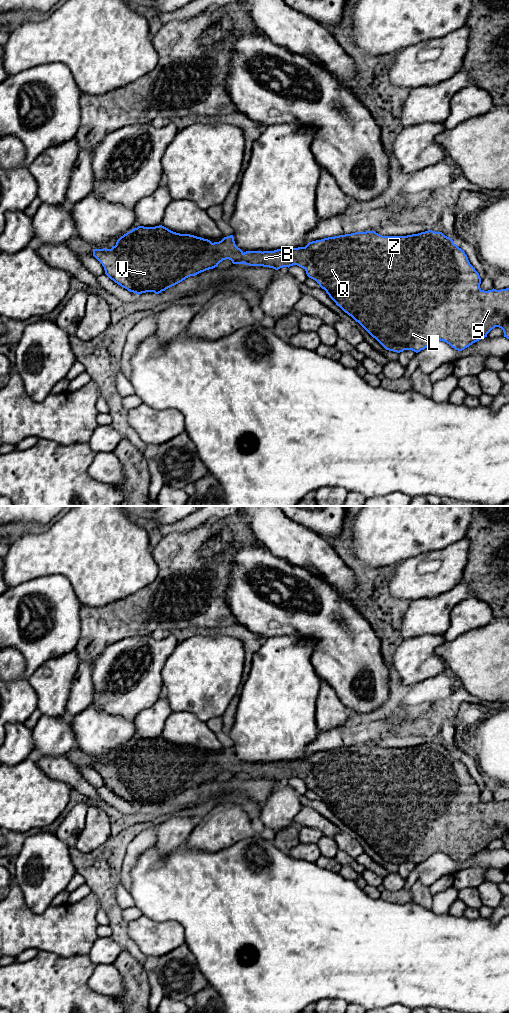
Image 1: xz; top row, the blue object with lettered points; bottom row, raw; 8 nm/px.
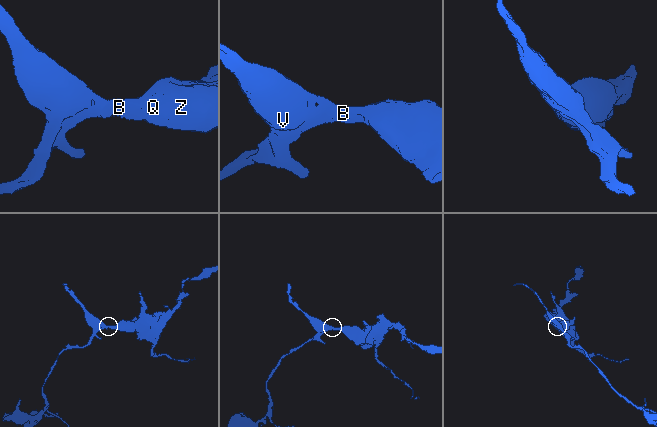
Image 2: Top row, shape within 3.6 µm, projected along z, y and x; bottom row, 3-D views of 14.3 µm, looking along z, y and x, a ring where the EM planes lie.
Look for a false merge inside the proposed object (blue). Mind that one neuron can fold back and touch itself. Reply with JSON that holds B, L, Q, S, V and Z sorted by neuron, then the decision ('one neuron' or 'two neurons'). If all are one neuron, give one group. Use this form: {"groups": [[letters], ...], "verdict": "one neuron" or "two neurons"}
{"groups": [["B", "L", "Q", "S", "V", "Z"]], "verdict": "one neuron"}

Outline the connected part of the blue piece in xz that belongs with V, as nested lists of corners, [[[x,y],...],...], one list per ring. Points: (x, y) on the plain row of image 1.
[[[159,737],[155,739],[138,738],[121,748],[115,758],[111,761],[93,761],[93,768],[102,776],[105,786],[121,799],[136,806],[146,804],[154,804],[159,806],[162,803],[182,794],[190,788],[195,788],[201,784],[213,781],[218,778],[223,772],[229,771],[233,776],[245,776],[249,778],[263,778],[278,782],[283,779],[297,777],[306,783],[309,790],[315,792],[319,798],[326,803],[329,809],[339,818],[345,825],[351,828],[358,834],[373,850],[375,850],[386,862],[393,864],[403,864],[404,862],[412,862],[416,865],[427,860],[433,854],[440,852],[449,856],[452,860],[462,863],[473,855],[487,849],[487,846],[499,839],[504,844],[504,849],[510,852],[510,800],[501,802],[484,803],[480,800],[481,790],[479,785],[470,776],[465,764],[459,760],[452,750],[445,748],[442,744],[428,742],[418,746],[407,748],[382,748],[375,743],[355,744],[351,746],[328,749],[321,752],[309,754],[305,759],[277,761],[274,763],[246,763],[243,764],[235,756],[233,747],[224,749],[219,754],[212,755],[208,751],[197,749],[190,746],[180,746],[169,742],[168,740]]]

